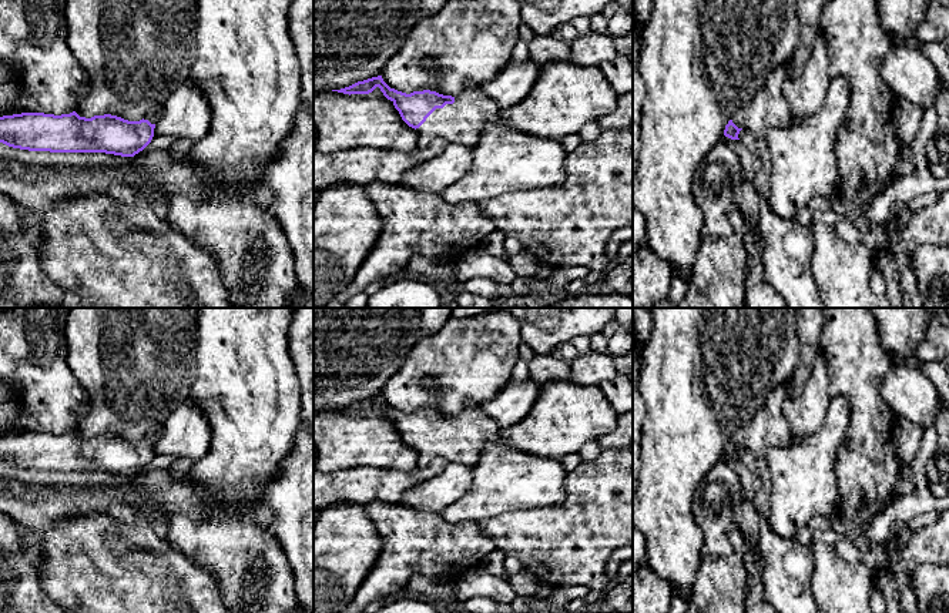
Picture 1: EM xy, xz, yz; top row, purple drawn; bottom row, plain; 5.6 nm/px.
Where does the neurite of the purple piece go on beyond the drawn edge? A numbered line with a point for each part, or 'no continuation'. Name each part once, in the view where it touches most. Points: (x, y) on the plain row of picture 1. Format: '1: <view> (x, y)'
1: xz (463, 441)

